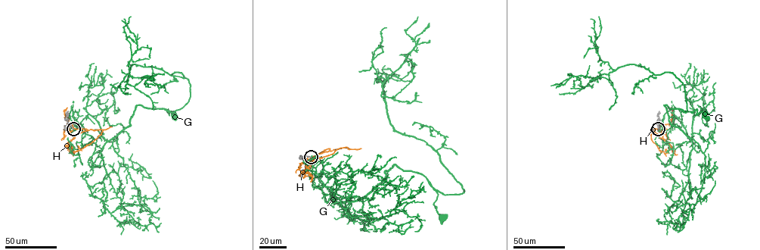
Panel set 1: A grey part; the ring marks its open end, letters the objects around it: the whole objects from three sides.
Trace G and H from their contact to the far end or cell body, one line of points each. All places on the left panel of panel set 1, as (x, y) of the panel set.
G: (73, 129), (80, 125), (94, 139), (110, 140), (130, 125), (137, 105), (174, 114)
H: (73, 129), (103, 131), (90, 144), (72, 153), (69, 151)

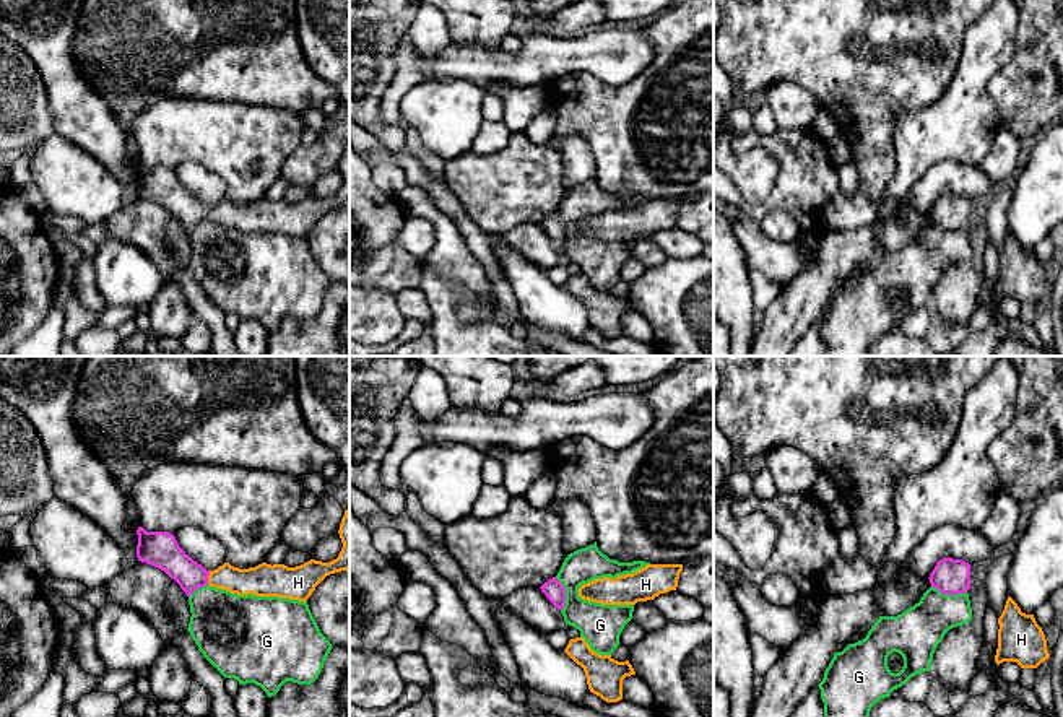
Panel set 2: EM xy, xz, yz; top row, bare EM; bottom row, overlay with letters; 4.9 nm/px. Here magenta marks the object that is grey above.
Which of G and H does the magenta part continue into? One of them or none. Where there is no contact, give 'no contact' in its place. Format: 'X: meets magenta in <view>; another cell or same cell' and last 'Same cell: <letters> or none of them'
G: meets magenta in yz; another cell
H: meets magenta in xy; same cell
Same cell: H

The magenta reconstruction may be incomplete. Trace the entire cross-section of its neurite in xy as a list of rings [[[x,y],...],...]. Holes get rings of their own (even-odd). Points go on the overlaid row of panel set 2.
[[[349,507],[340,524],[343,548],[336,559],[322,563],[310,559],[301,566],[262,563],[255,567],[239,569],[224,563],[206,571],[193,561],[169,532],[146,532],[138,527],[137,558],[164,571],[190,597],[197,589],[210,585],[237,595],[280,597],[307,602],[315,587],[330,574],[349,572]]]

